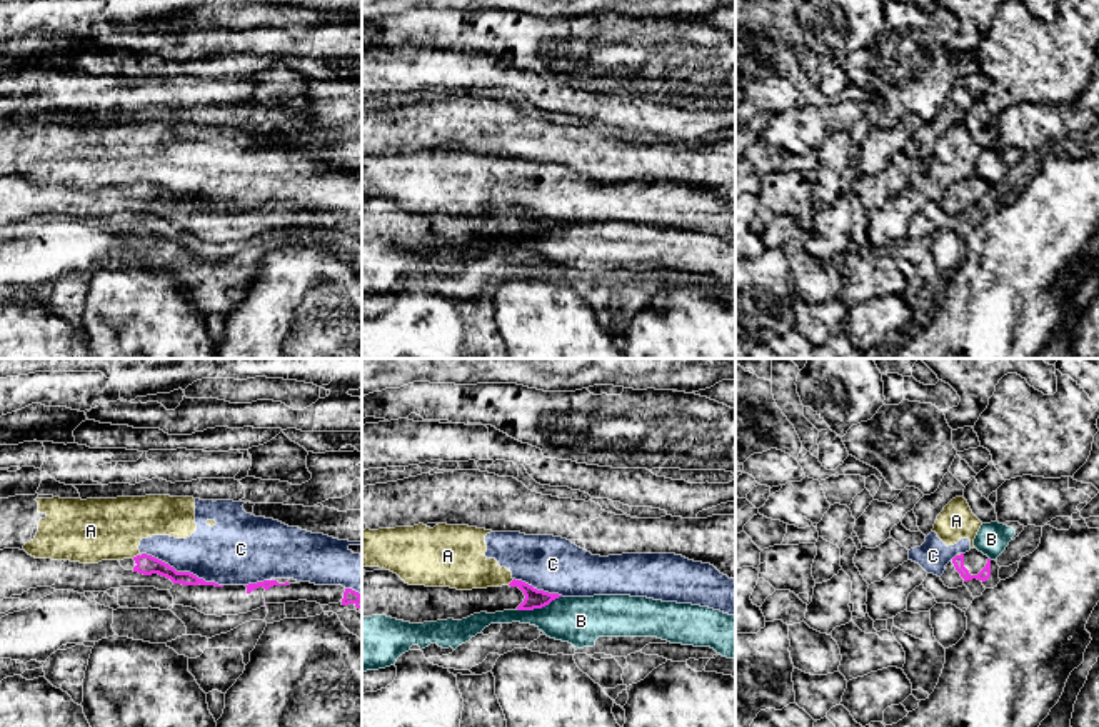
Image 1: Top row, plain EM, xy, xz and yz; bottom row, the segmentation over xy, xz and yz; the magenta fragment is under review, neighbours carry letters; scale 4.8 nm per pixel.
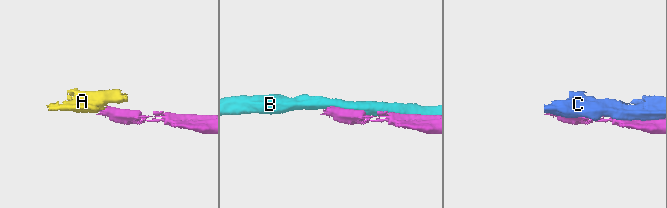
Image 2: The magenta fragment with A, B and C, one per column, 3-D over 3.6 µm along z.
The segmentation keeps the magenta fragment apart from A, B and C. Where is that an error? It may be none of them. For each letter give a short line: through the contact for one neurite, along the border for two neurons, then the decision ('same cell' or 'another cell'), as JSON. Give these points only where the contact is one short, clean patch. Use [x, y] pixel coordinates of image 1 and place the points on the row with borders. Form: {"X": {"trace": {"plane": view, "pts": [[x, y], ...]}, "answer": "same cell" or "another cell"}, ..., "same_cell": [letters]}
{"A": {"trace": {"plane": "xy", "pts": [[142, 554], [132, 557]]}, "answer": "another cell"}, "B": {"answer": "another cell"}, "C": {"answer": "another cell"}, "same_cell": []}

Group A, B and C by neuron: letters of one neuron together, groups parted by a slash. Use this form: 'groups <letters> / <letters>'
groups A C / B

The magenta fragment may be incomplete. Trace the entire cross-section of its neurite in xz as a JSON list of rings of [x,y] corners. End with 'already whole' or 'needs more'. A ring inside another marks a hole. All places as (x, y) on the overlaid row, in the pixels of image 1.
[[[385,569],[362,577],[362,617],[387,615],[410,624],[462,620],[480,612],[534,610],[559,597],[515,579],[502,587],[457,590],[409,585]]]; needs more

